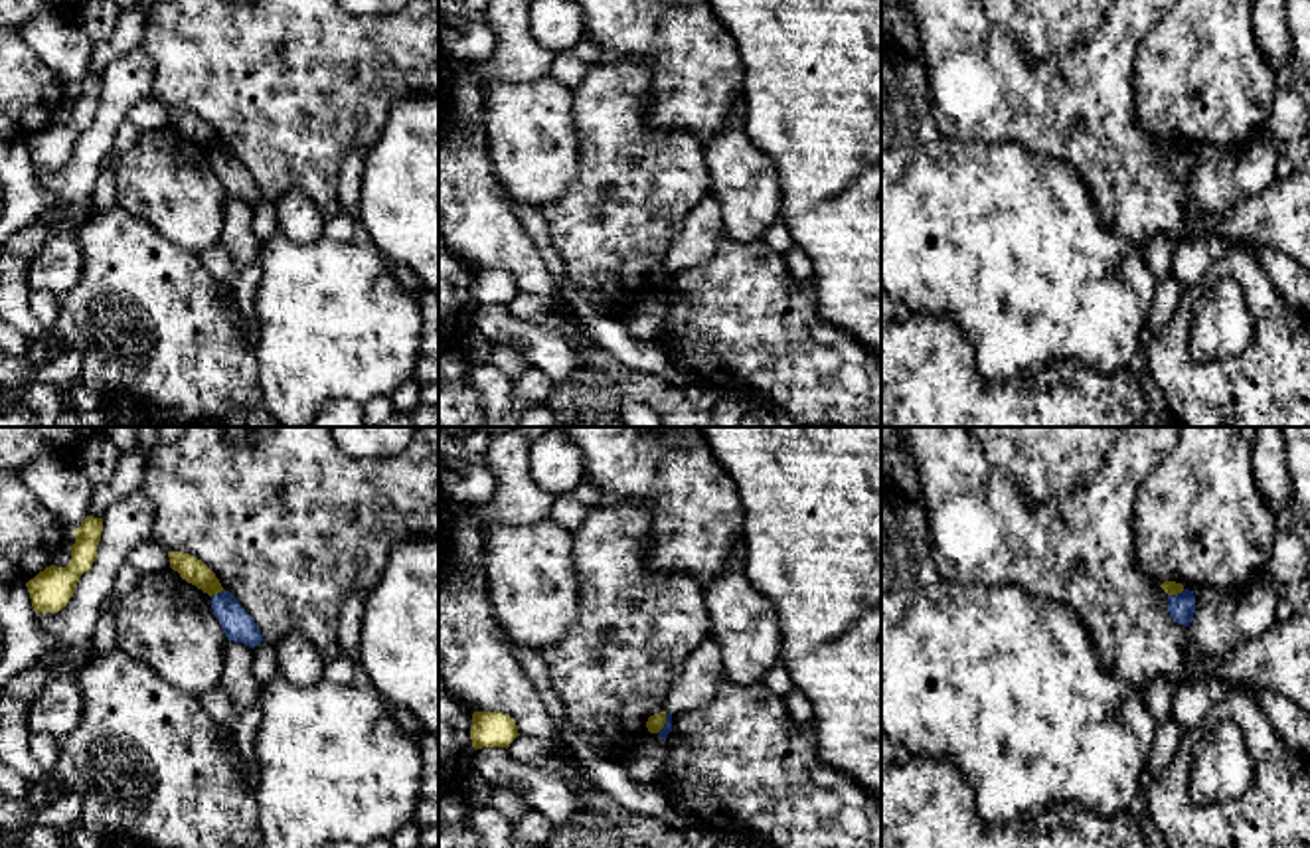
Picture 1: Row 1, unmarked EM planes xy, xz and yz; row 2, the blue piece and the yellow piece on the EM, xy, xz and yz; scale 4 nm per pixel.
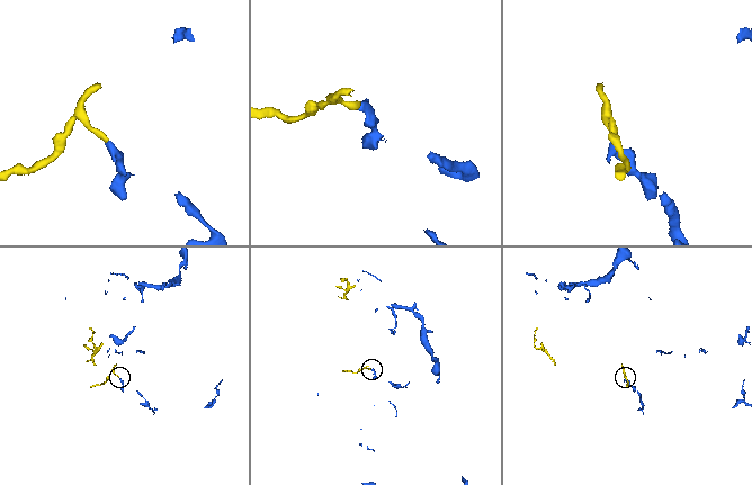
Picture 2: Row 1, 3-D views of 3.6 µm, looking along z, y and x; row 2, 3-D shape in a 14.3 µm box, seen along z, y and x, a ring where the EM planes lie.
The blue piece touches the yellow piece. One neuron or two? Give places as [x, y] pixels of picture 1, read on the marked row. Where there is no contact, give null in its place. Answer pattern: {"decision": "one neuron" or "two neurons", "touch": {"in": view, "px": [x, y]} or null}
{"decision": "two neurons", "touch": {"in": "yz", "px": [1178, 593]}}

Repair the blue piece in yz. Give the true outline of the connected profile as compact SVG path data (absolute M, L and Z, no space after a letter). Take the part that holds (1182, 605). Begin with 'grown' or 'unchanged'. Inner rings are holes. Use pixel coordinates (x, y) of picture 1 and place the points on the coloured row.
unchanged; M1184 589L1178 595L1168 595L1168 613L1170 617L1184 627L1189 627L1195 613L1195 595L1189 589Z

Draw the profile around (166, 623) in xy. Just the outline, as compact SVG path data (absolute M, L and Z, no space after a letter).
M178 571L140 573L136 587L109 607L117 646L168 684L194 698L221 684L227 636L211 597Z

